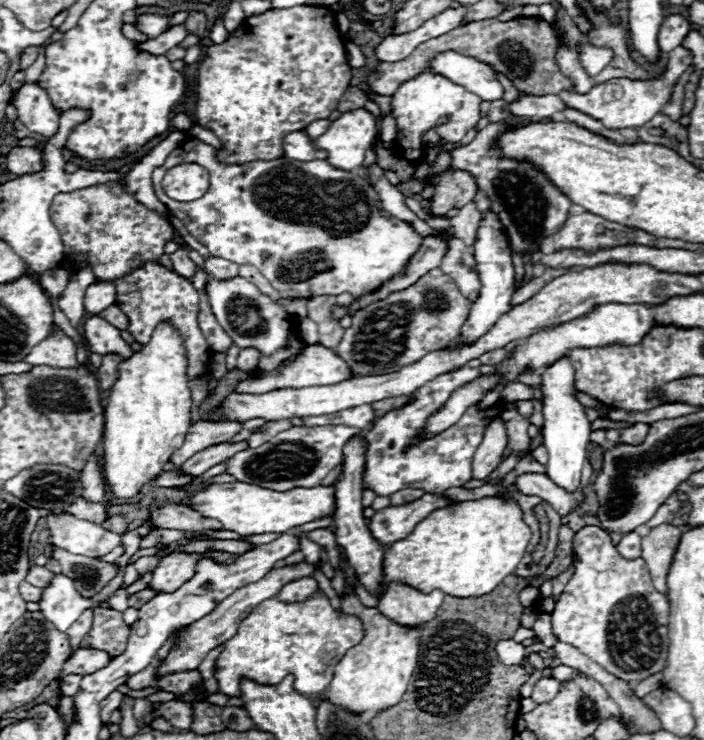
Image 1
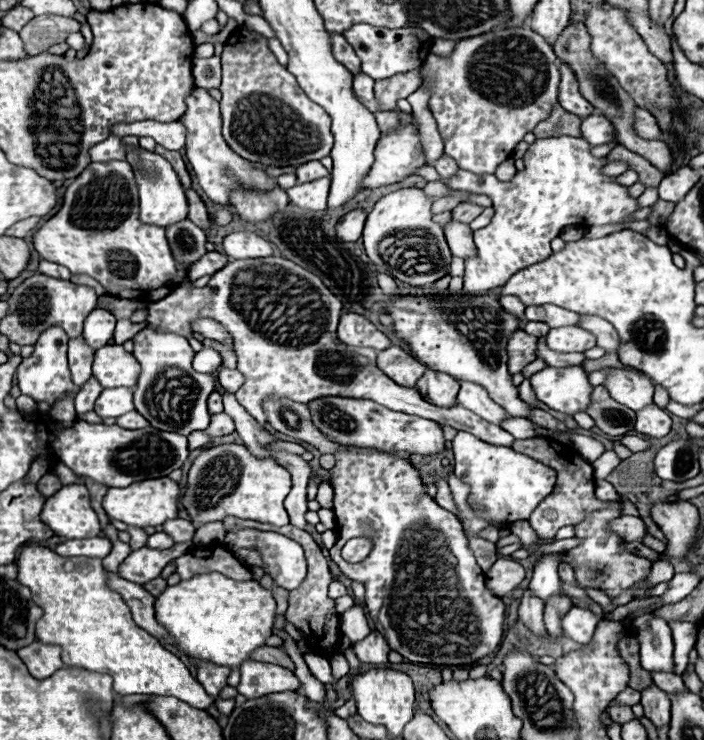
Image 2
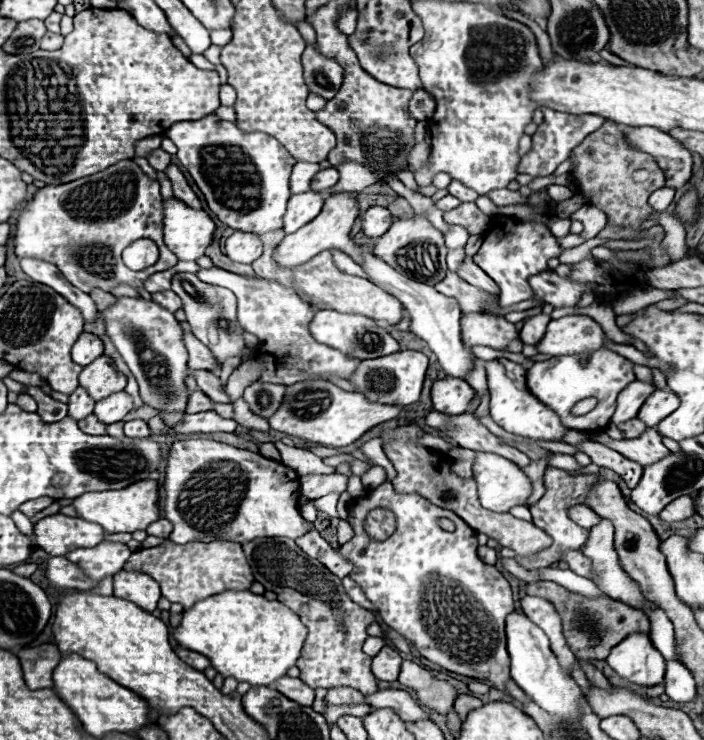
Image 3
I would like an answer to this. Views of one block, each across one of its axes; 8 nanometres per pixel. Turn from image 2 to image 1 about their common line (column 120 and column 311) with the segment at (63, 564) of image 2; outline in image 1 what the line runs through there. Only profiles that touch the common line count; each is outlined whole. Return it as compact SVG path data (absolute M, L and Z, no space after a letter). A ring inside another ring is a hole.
M316 592L308 602L300 604L284 604L272 598L272 602L256 606L240 624L236 638L224 644L224 650L216 658L214 678L218 680L222 694L240 698L242 678L270 686L282 682L284 676L294 674L294 688L304 696L314 696L328 688L336 664L362 640L362 636L362 622L356 616L338 616L322 592Z

